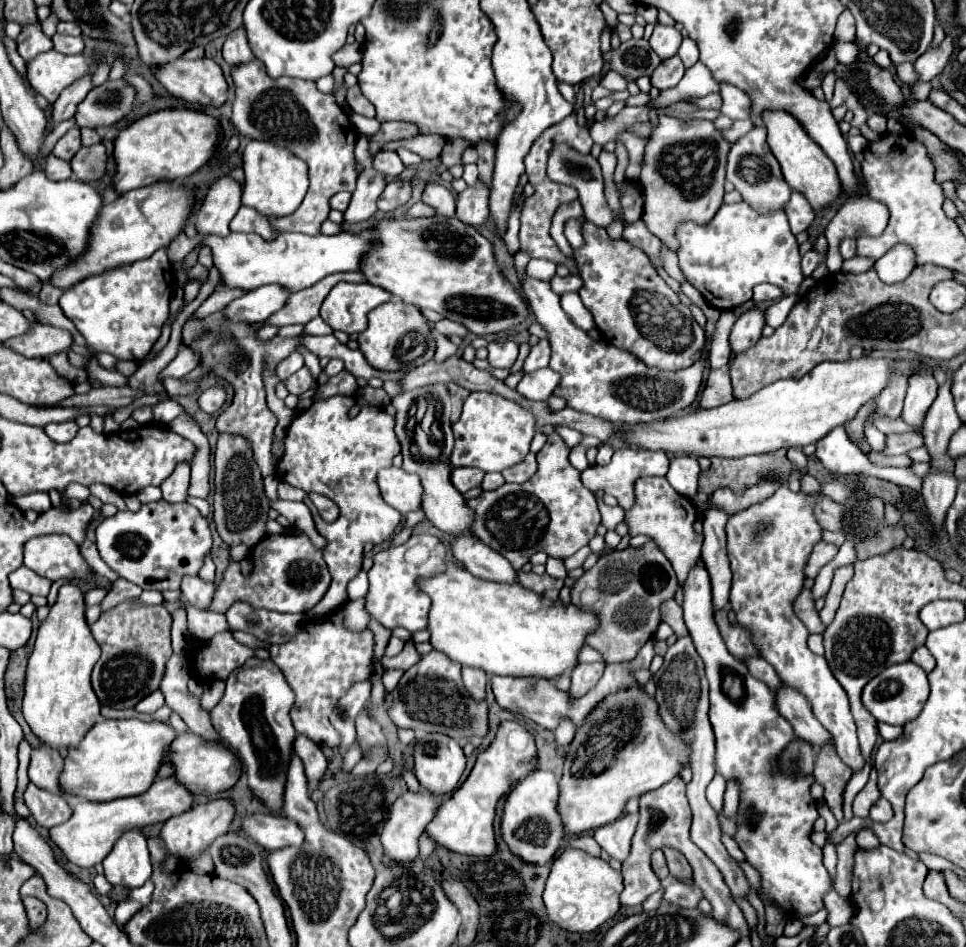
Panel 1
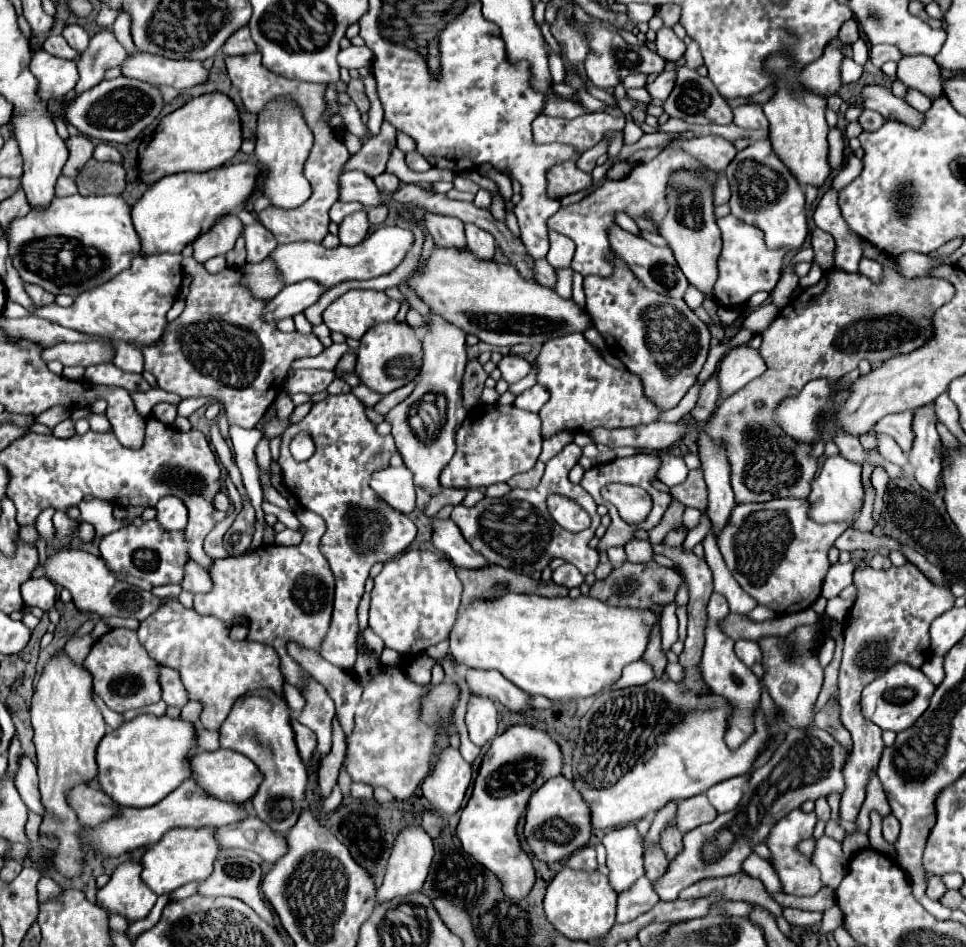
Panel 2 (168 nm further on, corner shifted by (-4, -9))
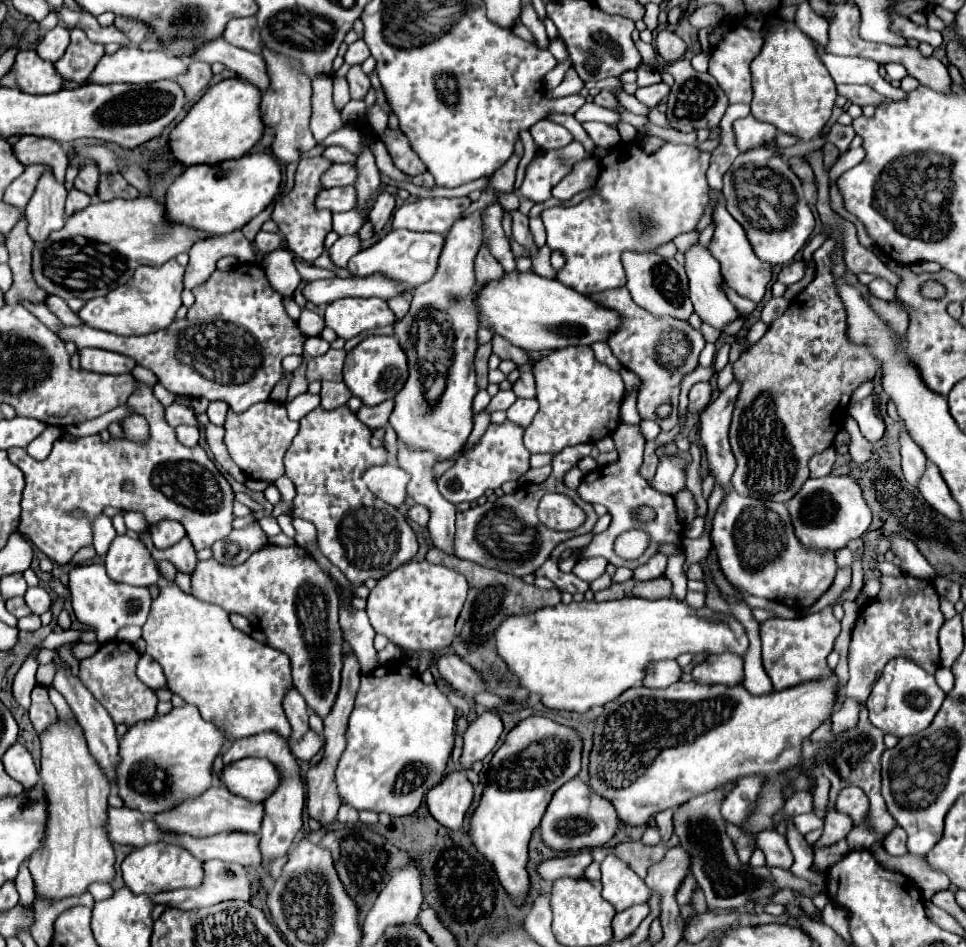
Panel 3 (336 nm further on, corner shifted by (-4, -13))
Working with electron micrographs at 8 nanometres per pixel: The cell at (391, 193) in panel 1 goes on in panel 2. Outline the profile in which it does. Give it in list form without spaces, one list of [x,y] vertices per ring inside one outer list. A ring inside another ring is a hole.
[[[375,206],[375,208],[367,208],[367,220],[373,226],[383,224],[383,220],[387,218],[387,206]]]

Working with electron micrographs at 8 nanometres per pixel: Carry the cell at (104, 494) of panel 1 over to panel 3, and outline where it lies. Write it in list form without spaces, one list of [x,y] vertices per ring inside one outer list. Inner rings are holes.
[[[142,533],[139,535],[139,538],[145,546],[149,548],[153,558],[155,558],[157,562],[169,560],[169,562],[173,562],[173,566],[177,568],[177,572],[183,572],[183,574],[189,574],[189,576],[195,572],[197,556],[195,556],[195,550],[191,548],[191,542],[189,542],[187,538],[179,540],[177,544],[173,544],[173,546],[169,546],[169,548],[159,550],[153,546],[151,536],[143,534],[149,533]]]

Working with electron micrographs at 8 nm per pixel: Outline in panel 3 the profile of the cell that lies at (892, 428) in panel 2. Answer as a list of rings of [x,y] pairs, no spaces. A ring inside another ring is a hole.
[[[905,426],[899,432],[899,450],[901,450],[901,466],[903,466],[905,480],[911,484],[917,484],[919,476],[923,474],[927,458],[923,454],[923,450],[911,440]]]

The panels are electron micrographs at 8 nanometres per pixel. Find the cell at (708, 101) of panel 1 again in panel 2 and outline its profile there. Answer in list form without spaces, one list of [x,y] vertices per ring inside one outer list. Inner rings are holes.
[[[677,64],[677,82],[671,92],[671,96],[663,102],[663,110],[671,118],[681,118],[689,124],[731,124],[733,112],[731,106],[725,102],[725,98],[717,92],[717,88],[711,84],[709,78],[699,76],[697,70],[691,70],[683,64]]]

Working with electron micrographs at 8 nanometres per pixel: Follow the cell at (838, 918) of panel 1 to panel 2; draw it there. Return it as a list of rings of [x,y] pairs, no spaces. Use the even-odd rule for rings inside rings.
[[[785,908],[785,910],[783,910],[783,918],[785,918],[791,926],[809,928],[809,926],[821,922],[821,912],[805,912],[805,910],[795,910],[795,908]]]

